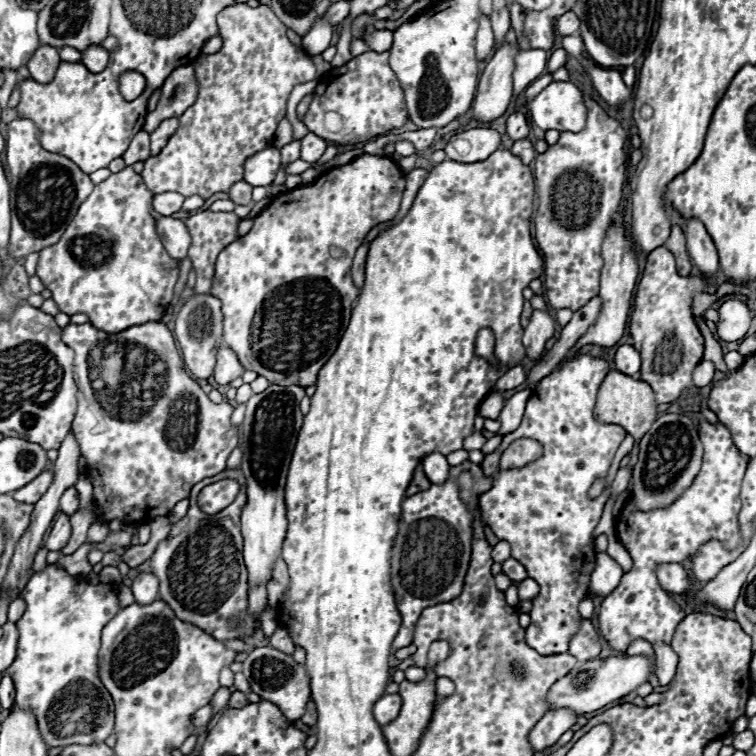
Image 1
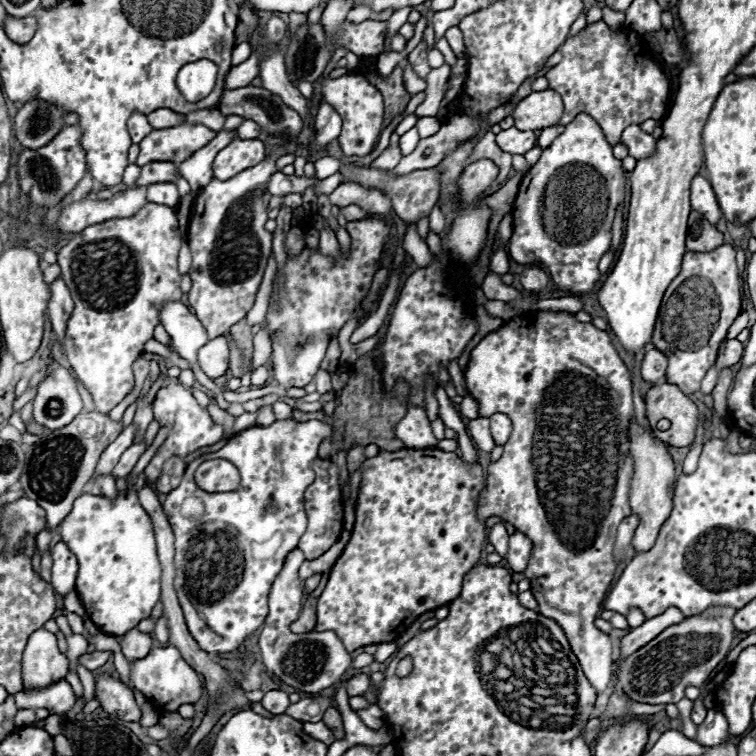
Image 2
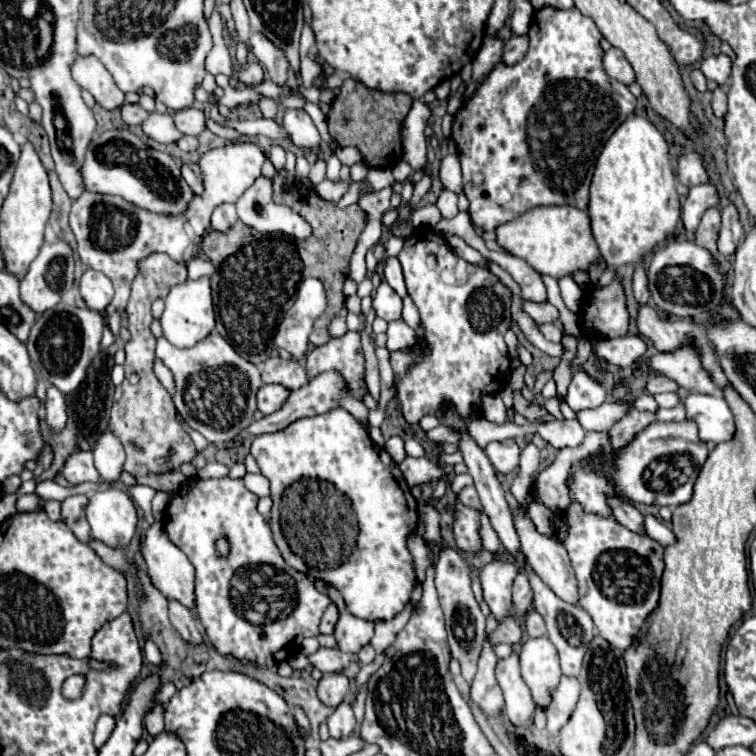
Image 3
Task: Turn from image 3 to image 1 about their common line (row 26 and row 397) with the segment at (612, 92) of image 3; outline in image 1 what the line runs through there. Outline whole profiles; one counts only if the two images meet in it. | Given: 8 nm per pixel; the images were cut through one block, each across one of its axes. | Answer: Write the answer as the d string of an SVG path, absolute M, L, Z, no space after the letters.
M578 354L572 360L568 360L558 372L552 372L546 376L532 392L526 416L518 430L506 434L502 438L502 444L492 452L486 454L482 460L484 474L496 472L496 462L500 460L500 454L518 438L536 438L544 446L544 456L524 468L518 470L518 474L500 474L494 478L494 486L480 494L480 510L482 520L492 528L492 532L510 542L512 546L512 558L516 558L520 564L524 564L530 578L534 578L540 584L540 594L532 600L530 618L532 624L526 628L526 644L538 650L540 654L562 654L568 650L568 644L572 636L580 628L580 612L578 604L584 598L594 598L590 592L590 574L596 566L596 548L594 548L594 528L602 516L602 508L610 496L608 490L604 490L598 498L588 498L588 488L596 478L604 478L608 474L610 462L622 444L626 430L622 426L602 424L594 416L596 408L596 396L602 380L610 372L608 362L602 358L594 358L590 354Z

